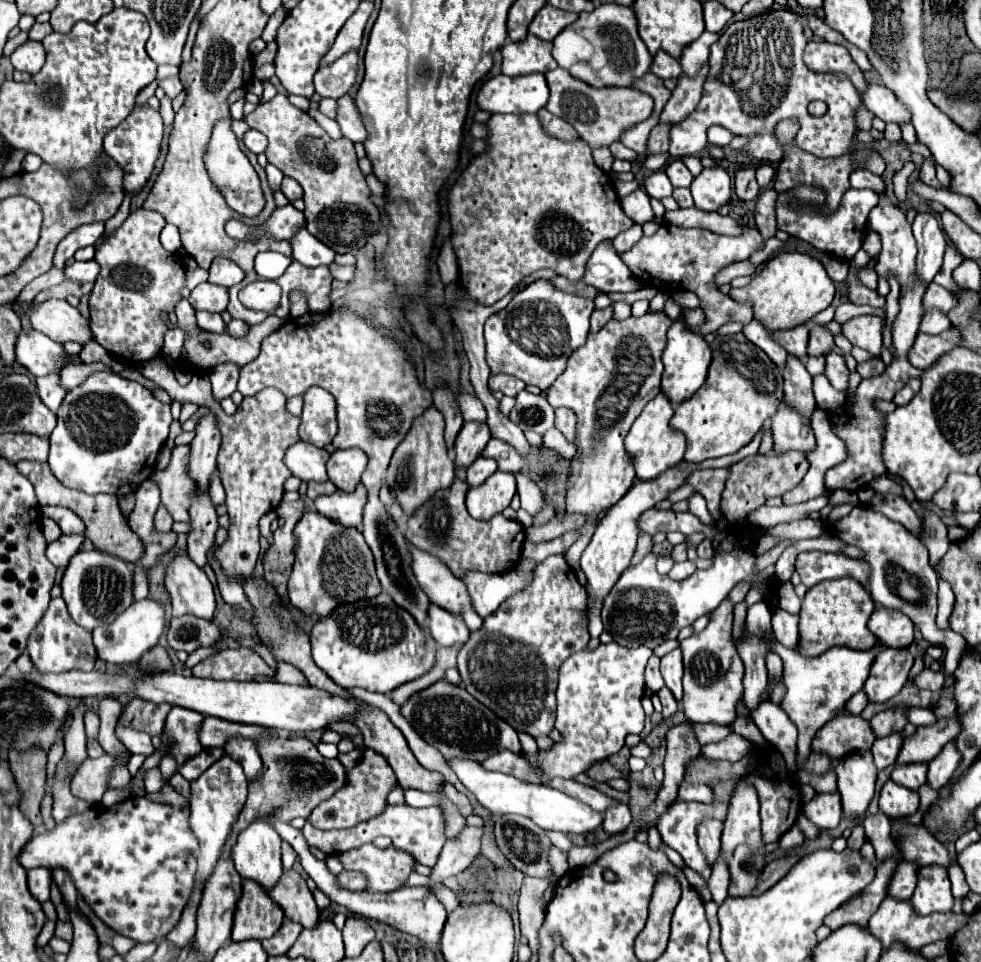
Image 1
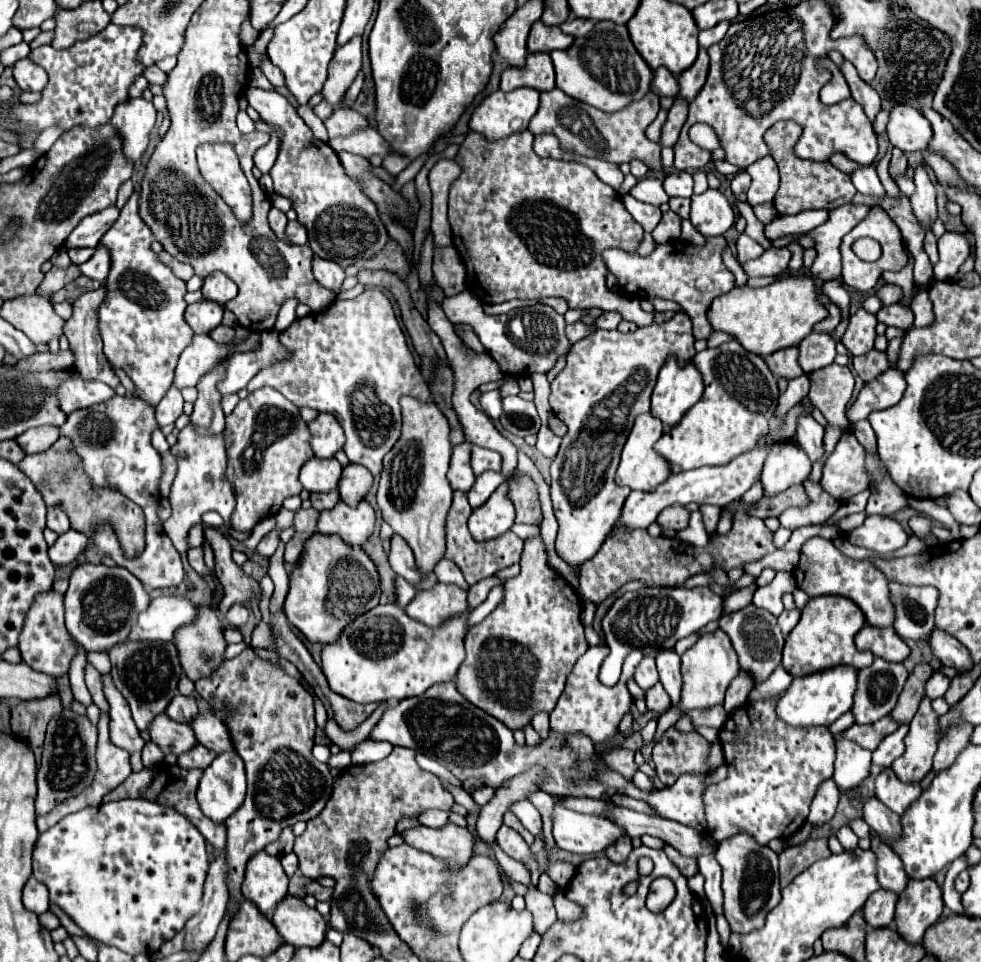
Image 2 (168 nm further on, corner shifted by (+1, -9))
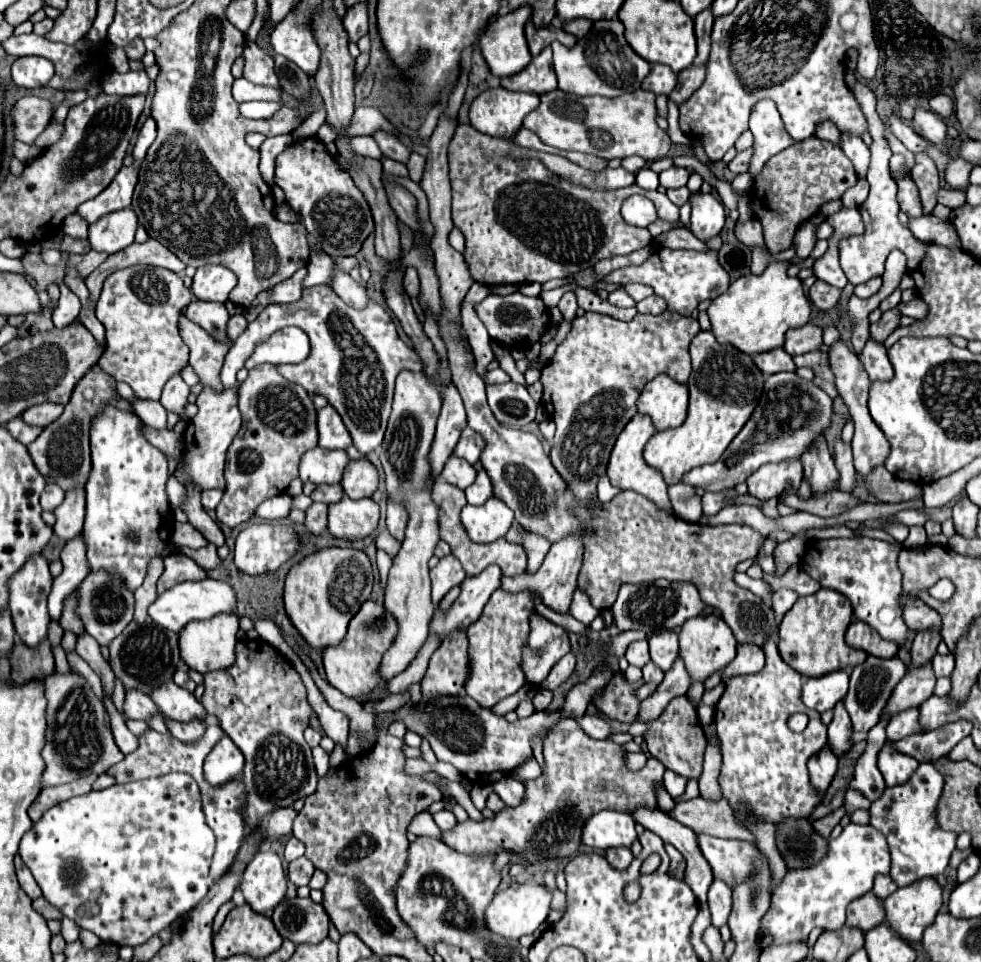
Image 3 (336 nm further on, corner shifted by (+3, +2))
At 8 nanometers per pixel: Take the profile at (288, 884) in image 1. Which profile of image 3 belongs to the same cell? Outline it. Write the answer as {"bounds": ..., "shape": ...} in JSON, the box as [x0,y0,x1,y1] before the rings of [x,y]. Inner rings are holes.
{"bounds":[272,898,330,944],"shape":[[[284,898],[276,908],[274,908],[274,914],[272,914],[272,922],[276,926],[276,930],[280,932],[282,938],[288,938],[292,940],[294,944],[316,944],[316,942],[322,942],[326,936],[328,936],[328,924],[330,924],[330,918],[326,914],[326,910],[322,908],[322,904],[316,904],[312,902],[312,898]]]}

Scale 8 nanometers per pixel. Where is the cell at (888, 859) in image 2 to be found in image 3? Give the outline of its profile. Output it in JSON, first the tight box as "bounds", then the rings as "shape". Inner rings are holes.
{"bounds":[874,874,898,898],"shape":[[[880,874],[880,876],[876,876],[876,882],[874,882],[874,892],[876,892],[876,896],[878,898],[886,898],[886,896],[890,896],[894,890],[896,890],[898,886],[896,886],[896,882],[892,880],[892,876],[890,874]]]}

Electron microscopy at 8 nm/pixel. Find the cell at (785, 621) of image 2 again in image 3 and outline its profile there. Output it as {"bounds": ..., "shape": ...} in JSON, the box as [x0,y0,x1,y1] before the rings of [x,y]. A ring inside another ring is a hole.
{"bounds":[772,588,798,618],"shape":[[[786,588],[776,590],[776,592],[772,594],[772,608],[774,608],[776,616],[782,618],[782,616],[796,604],[796,600],[798,600],[798,594],[796,594],[796,592],[786,590]]]}

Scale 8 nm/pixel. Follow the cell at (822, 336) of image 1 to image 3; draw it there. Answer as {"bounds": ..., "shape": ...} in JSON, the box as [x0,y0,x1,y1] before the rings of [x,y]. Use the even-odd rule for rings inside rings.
{"bounds":[810,280,842,310],"shape":[[[816,280],[816,284],[810,288],[810,300],[814,306],[818,306],[820,310],[830,310],[838,304],[842,290],[836,286],[826,284],[824,280]]]}

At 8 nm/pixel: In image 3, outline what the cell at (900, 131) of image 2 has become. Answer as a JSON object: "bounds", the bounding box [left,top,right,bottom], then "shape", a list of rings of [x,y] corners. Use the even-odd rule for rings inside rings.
{"bounds":[910,106,946,144],"shape":[[[916,106],[914,116],[910,120],[910,126],[914,128],[916,134],[926,138],[932,144],[944,144],[946,142],[946,122],[942,116],[932,112],[930,108]]]}

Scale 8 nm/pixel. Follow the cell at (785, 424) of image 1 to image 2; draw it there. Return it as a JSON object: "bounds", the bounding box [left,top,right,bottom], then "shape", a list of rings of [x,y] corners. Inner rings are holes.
{"bounds":[762,443,812,497],"shape":[[[778,443],[770,451],[764,471],[762,487],[766,497],[774,497],[786,491],[790,485],[802,485],[812,469],[812,461],[796,443]]]}

